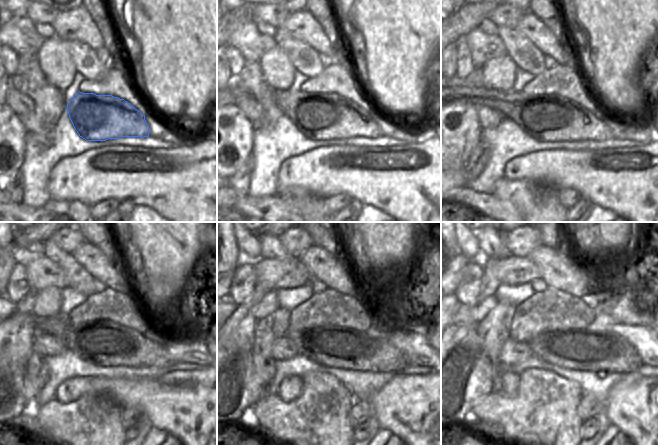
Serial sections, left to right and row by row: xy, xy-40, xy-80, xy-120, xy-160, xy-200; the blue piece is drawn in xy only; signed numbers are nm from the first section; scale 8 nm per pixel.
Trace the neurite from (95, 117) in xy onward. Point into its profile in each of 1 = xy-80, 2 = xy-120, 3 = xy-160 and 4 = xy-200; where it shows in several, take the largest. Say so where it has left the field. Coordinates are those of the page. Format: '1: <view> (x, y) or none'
1: xy-80 (546, 118)
2: xy-120 (101, 343)
3: xy-160 (330, 346)
4: xy-200 (578, 349)

